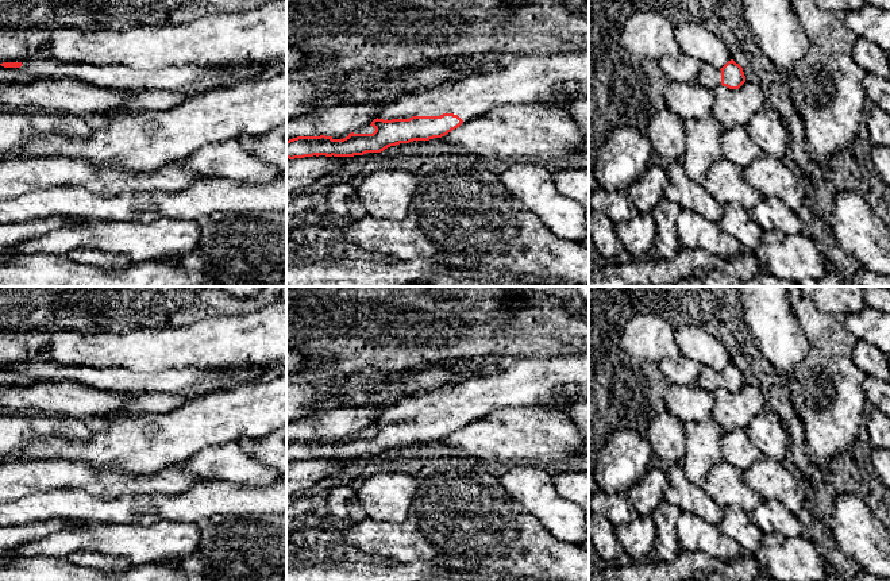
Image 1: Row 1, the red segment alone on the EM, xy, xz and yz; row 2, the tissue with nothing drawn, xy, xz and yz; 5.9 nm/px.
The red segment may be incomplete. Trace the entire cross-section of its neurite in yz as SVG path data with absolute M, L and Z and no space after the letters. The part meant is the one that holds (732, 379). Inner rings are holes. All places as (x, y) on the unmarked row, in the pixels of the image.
M733 362L728 363L721 372L708 365L700 365L697 384L712 393L718 388L739 392L745 385L745 378L743 370Z

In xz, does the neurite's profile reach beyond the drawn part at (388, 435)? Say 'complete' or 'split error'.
split error

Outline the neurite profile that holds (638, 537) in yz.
M636 515L628 523L616 526L614 532L631 561L642 561L655 553L658 530L652 516Z

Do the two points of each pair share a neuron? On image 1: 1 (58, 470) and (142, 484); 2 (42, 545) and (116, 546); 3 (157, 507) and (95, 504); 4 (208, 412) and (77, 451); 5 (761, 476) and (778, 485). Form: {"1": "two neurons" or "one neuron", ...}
{"1": "one neuron", "2": "one neuron", "3": "one neuron", "4": "one neuron", "5": "one neuron"}

